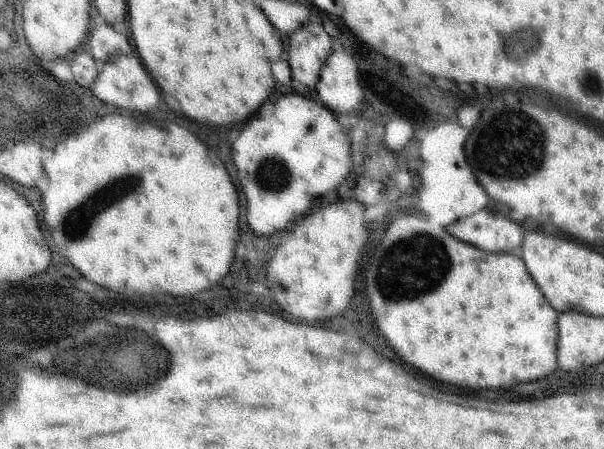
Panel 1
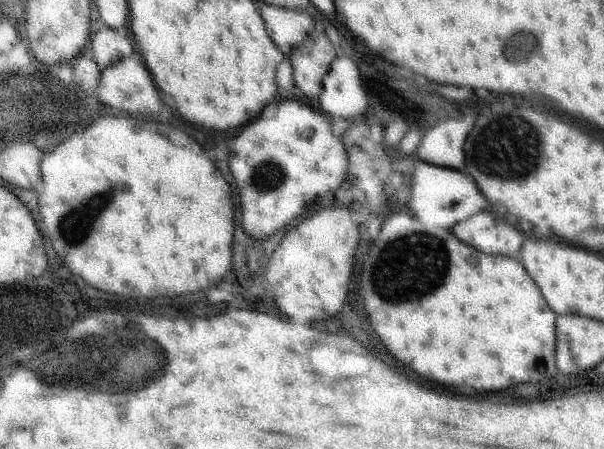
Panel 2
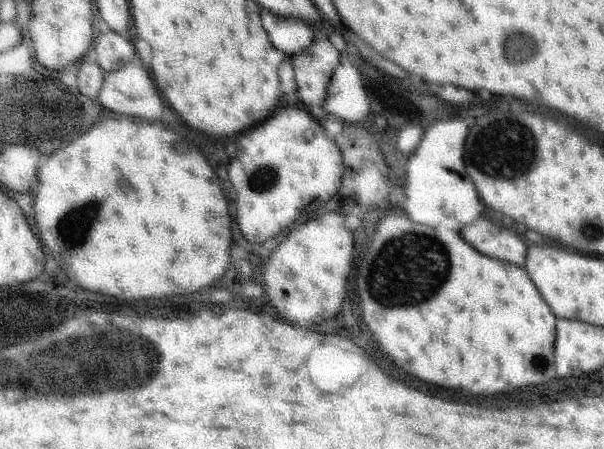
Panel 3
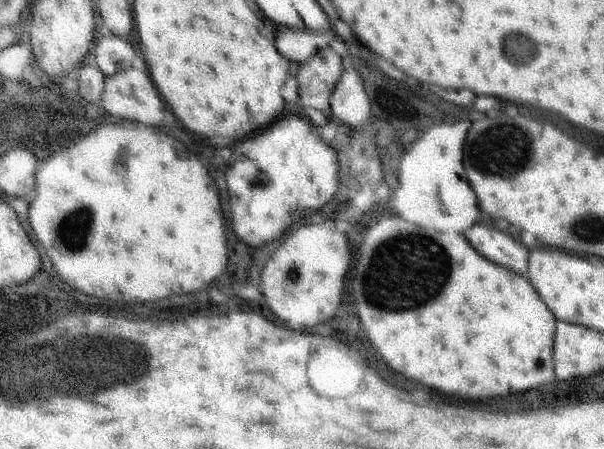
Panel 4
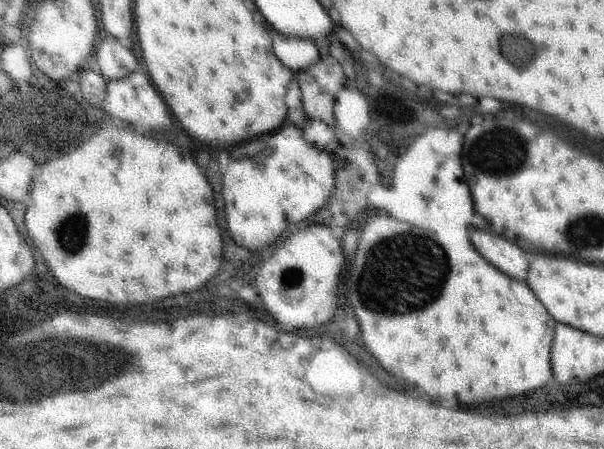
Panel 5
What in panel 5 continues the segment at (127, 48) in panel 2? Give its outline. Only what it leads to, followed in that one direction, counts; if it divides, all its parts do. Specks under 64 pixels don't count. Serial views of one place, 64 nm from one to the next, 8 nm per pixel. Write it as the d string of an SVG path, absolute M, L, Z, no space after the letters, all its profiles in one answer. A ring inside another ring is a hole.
M107 38L107 40L101 40L93 66L103 74L103 78L107 82L115 82L115 80L121 80L121 78L129 76L131 72L135 72L139 64L133 58L131 50L127 50L125 42Z

